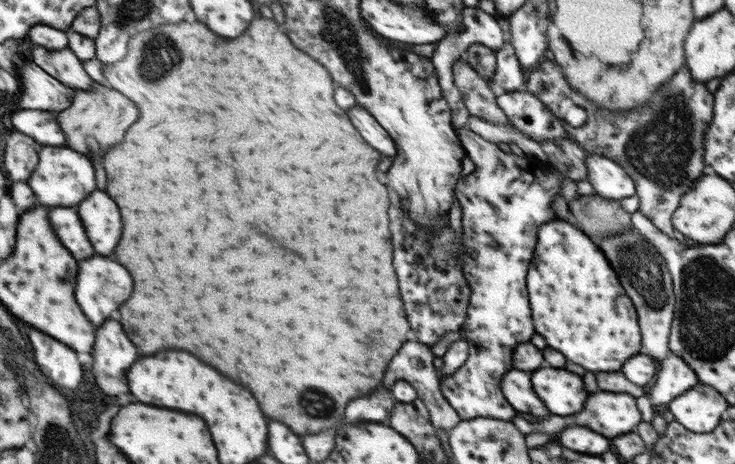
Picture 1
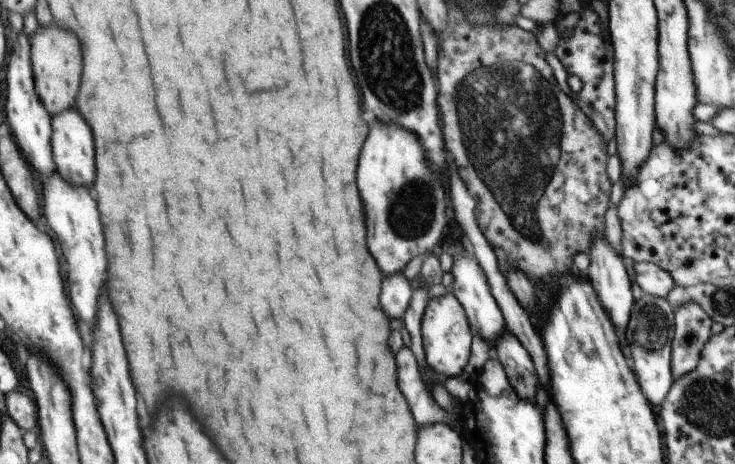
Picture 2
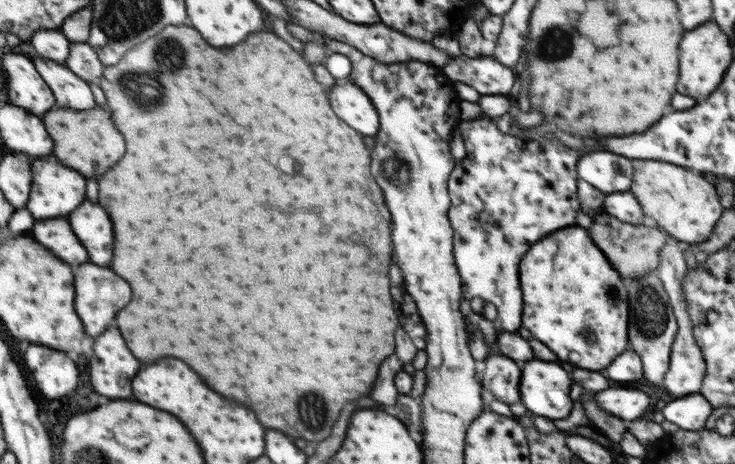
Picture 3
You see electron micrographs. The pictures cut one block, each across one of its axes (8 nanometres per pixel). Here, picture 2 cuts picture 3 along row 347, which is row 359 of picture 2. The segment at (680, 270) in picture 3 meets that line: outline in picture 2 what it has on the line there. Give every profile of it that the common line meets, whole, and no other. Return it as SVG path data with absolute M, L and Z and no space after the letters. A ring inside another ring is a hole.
M682 304L675 312L675 336L672 358L674 380L699 368L704 345L711 340L713 320L702 306Z

